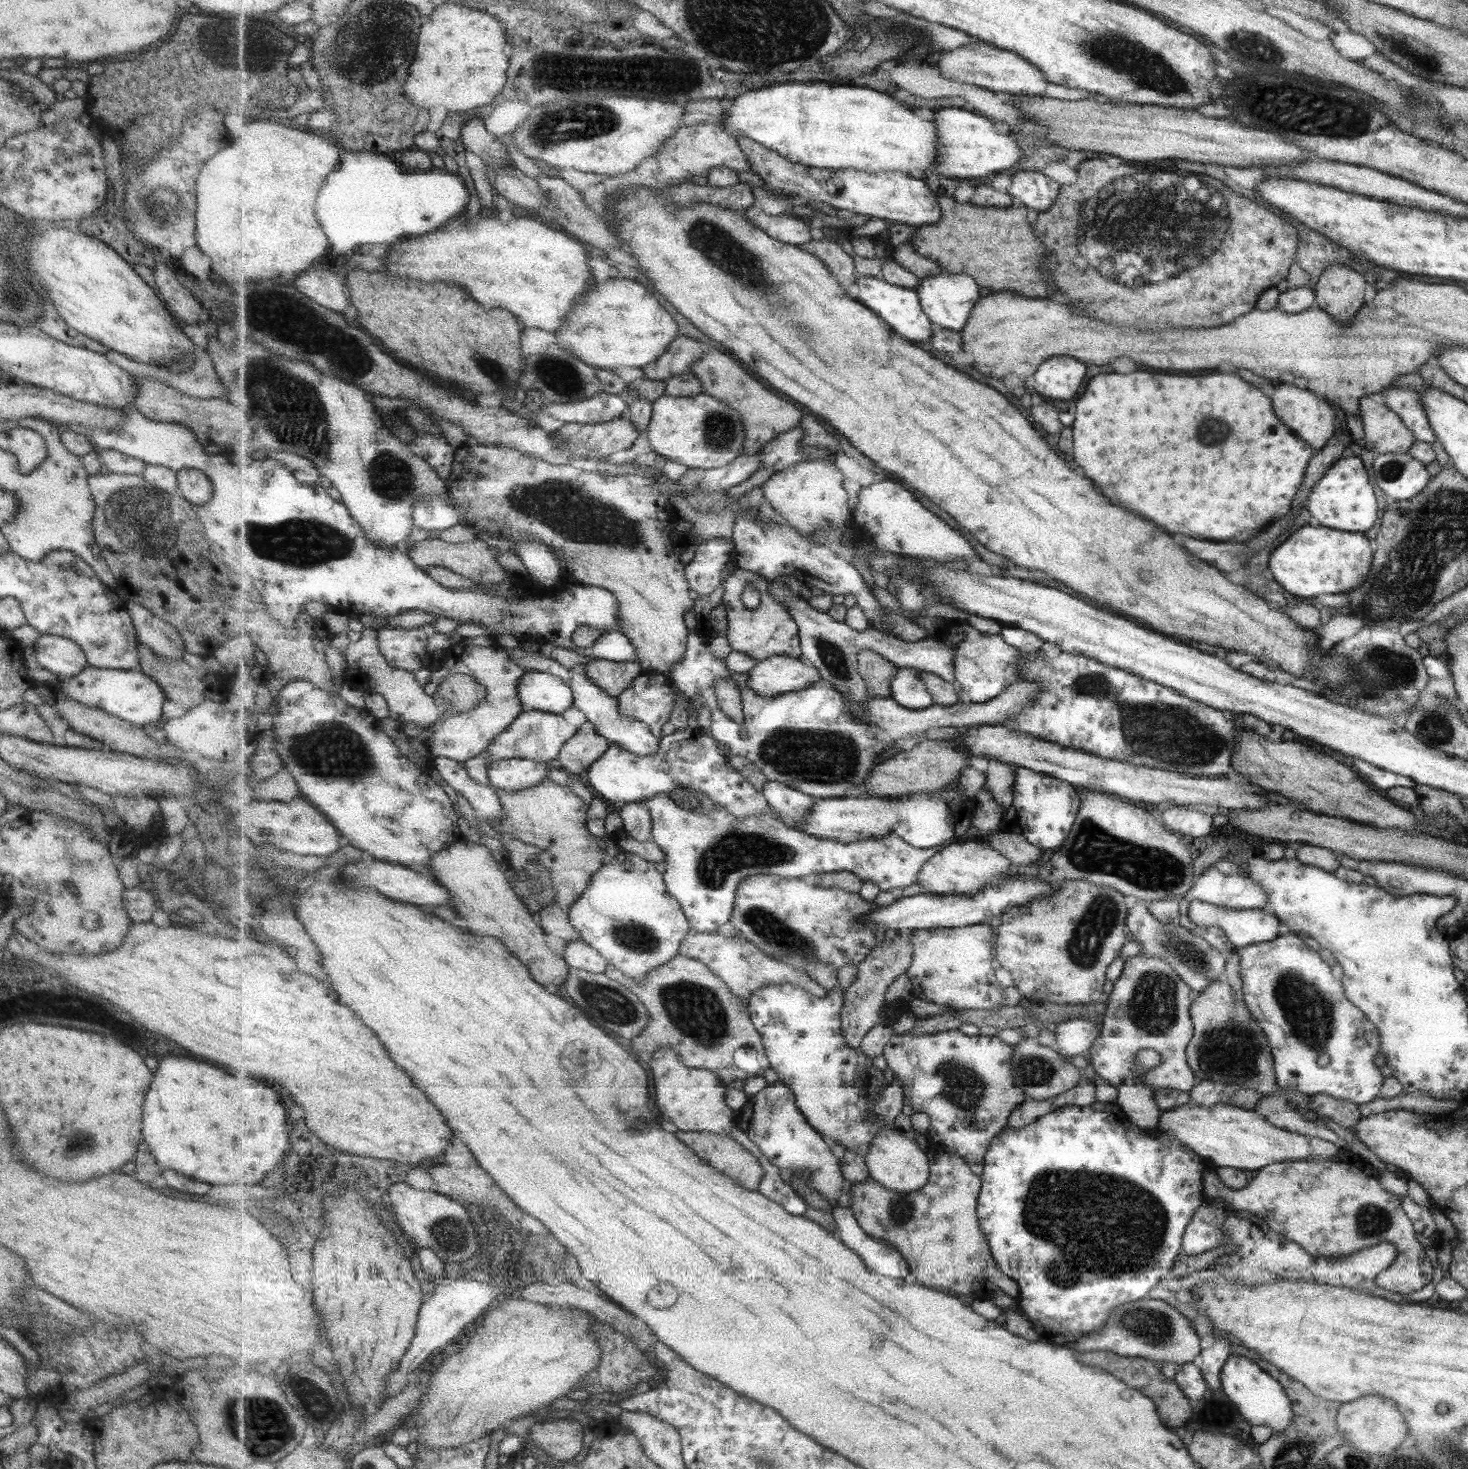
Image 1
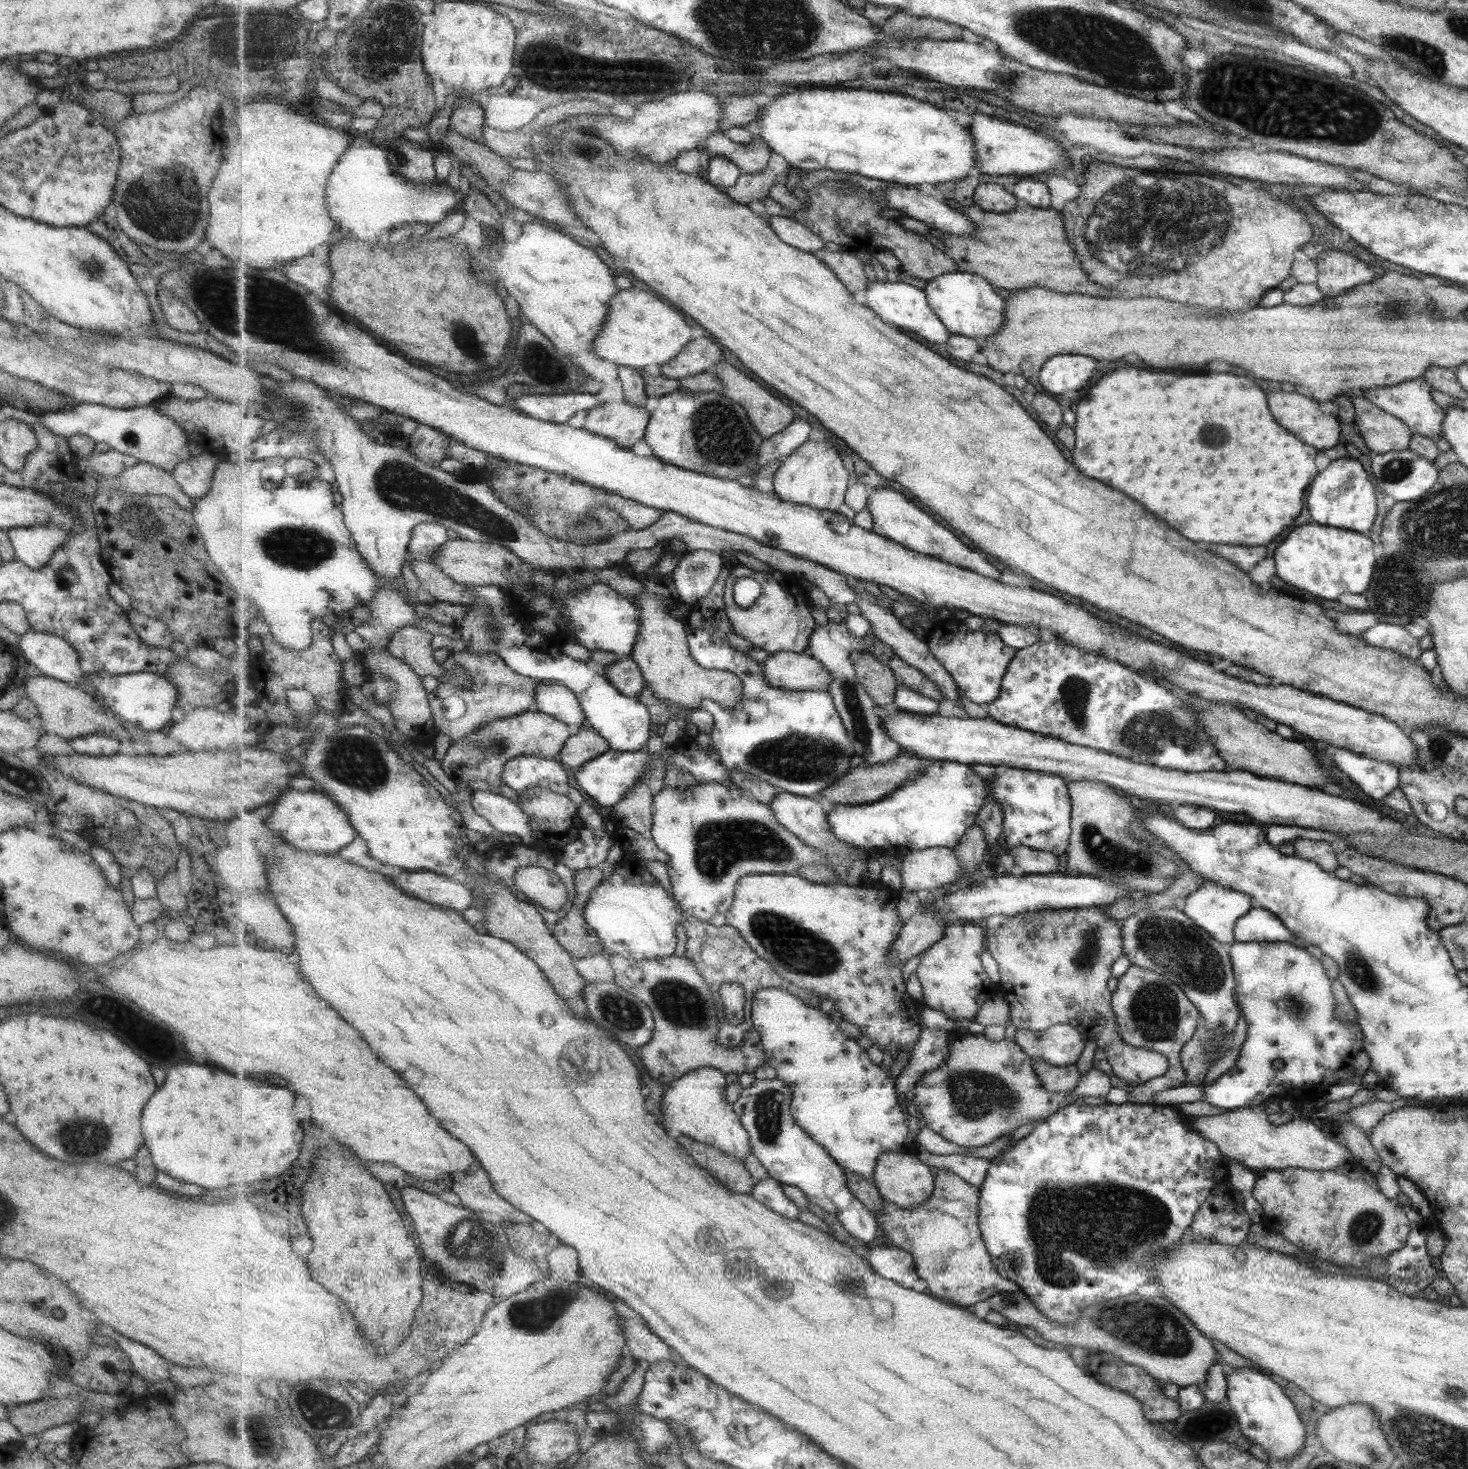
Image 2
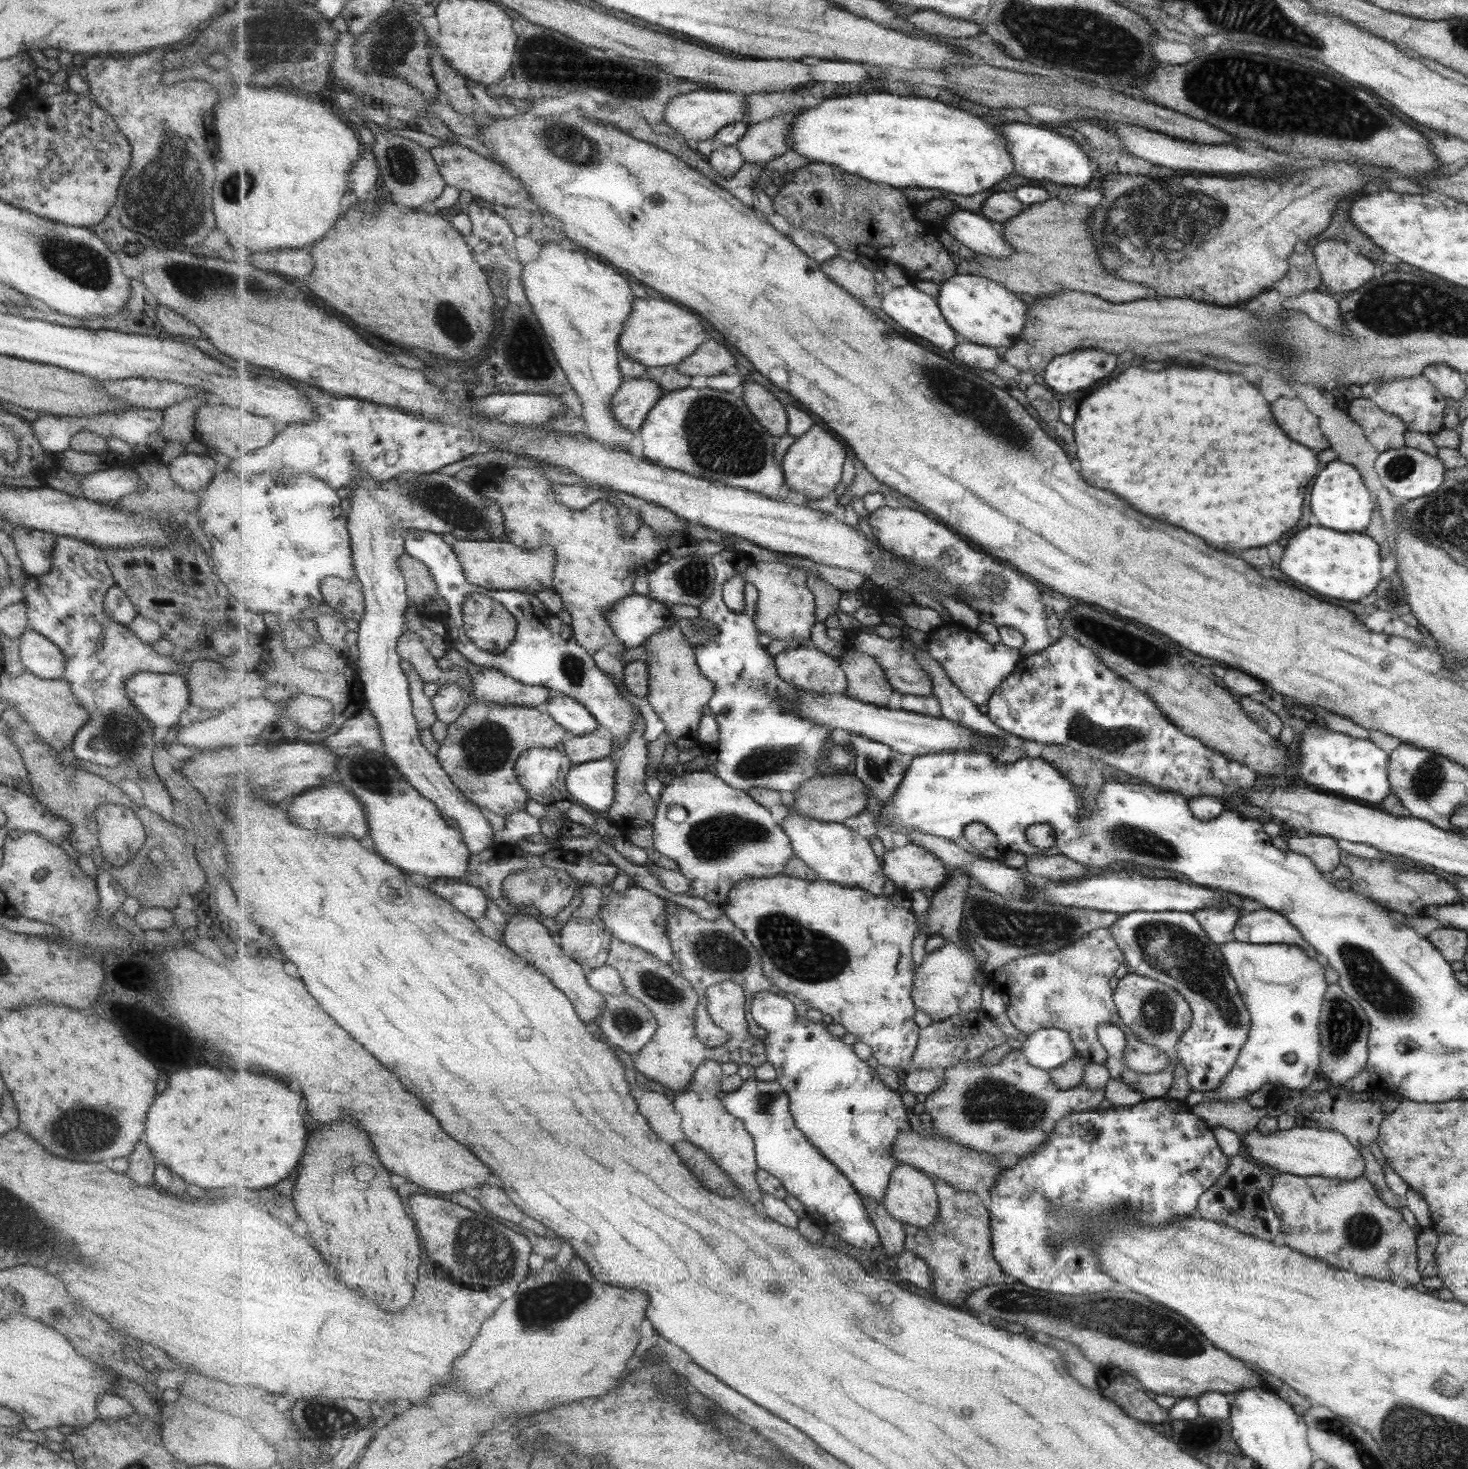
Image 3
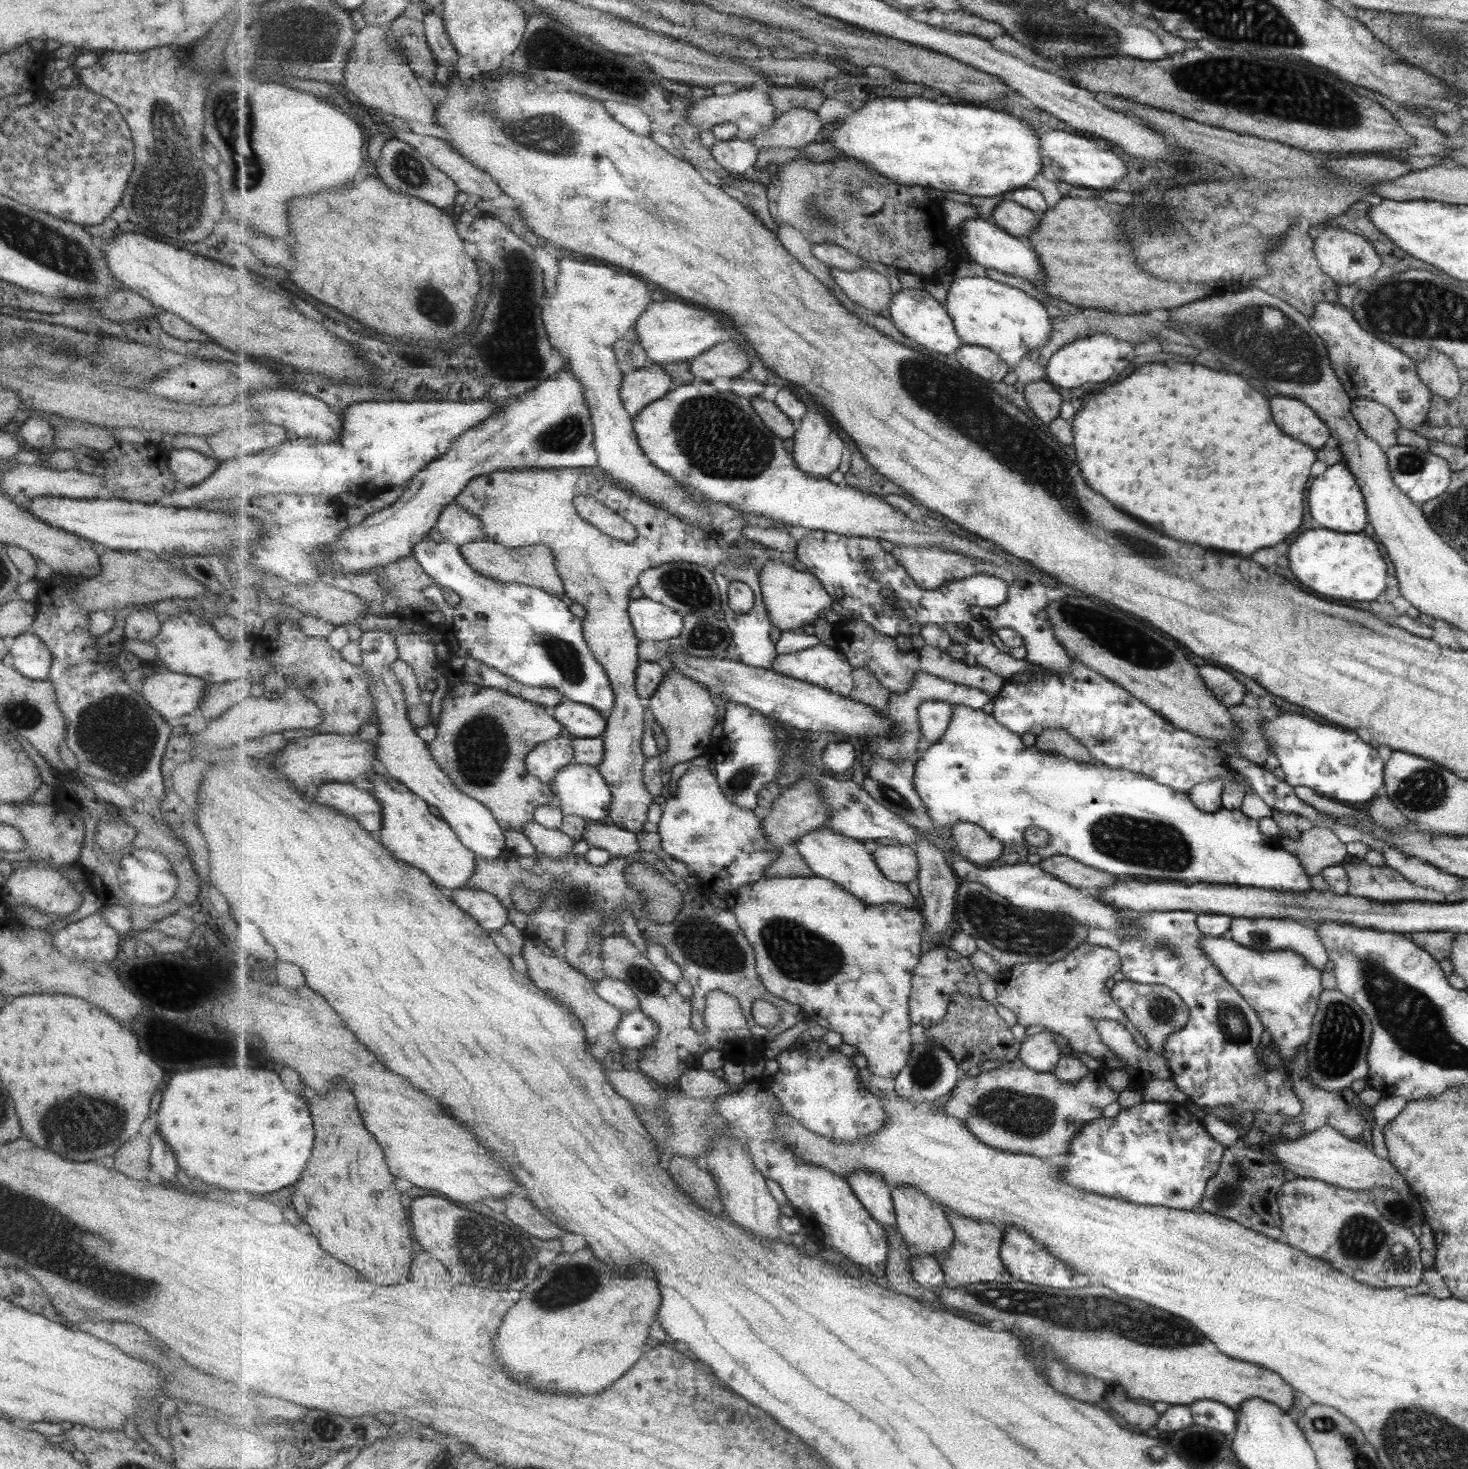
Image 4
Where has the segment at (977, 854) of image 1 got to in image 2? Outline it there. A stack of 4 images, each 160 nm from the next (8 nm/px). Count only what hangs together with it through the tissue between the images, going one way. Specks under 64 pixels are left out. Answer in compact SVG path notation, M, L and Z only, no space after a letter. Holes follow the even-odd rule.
M928 848L906 852L901 869L902 889L907 892L949 888L963 877L963 864L954 849Z

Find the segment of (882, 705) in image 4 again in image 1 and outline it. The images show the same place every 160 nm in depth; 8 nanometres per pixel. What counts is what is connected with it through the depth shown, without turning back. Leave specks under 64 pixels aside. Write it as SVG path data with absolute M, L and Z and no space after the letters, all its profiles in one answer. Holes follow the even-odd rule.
M864 650L859 656L858 668L868 684L871 696L881 698L892 696L892 682L898 671L895 663L873 650Z

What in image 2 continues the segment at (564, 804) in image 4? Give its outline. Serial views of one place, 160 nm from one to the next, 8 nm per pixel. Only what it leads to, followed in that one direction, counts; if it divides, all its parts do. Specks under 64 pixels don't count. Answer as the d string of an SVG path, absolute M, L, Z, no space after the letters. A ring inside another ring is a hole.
M609 749L606 753L586 762L581 769L575 771L575 781L595 803L600 806L615 806L620 803L640 782L646 778L652 754L647 751L621 752Z

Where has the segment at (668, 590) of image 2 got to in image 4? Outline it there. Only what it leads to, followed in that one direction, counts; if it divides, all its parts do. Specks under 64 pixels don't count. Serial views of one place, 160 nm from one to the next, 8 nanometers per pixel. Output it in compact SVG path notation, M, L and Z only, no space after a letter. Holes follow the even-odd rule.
M677 667L667 668L663 683L646 703L650 716L665 729L668 736L668 750L661 754L663 768L671 769L675 764L691 762L693 758L703 756L707 746L714 744L712 730L719 722L719 712L711 698L711 691L705 684L689 678Z

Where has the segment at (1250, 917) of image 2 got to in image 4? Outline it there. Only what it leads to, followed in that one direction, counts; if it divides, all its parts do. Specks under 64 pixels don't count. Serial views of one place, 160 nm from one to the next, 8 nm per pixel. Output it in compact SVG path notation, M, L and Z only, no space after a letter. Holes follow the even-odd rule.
M1233 917L1231 927L1231 940L1237 944L1245 945L1250 949L1262 950L1294 950L1297 954L1305 957L1309 964L1323 971L1323 966L1328 958L1323 945L1318 942L1315 930L1311 925L1303 924L1295 920L1287 920L1287 918L1239 918Z

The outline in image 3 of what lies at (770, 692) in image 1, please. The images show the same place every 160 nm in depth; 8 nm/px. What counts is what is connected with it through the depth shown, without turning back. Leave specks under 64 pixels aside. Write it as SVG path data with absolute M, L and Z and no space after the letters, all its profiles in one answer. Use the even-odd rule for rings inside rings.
M816 648L787 649L775 657L775 663L779 676L796 689L847 694L848 676L840 659Z

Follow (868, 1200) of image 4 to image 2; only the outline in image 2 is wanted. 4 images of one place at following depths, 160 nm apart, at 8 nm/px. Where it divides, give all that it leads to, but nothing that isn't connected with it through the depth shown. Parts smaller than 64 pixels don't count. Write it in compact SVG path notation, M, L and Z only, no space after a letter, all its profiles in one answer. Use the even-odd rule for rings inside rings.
M764 988L757 992L752 1005L752 1021L765 1043L767 1063L793 1089L792 1113L795 1120L817 1143L822 1144L846 1171L873 1179L877 1161L886 1152L913 1151L916 1138L907 1128L907 1103L899 1103L896 1079L876 1065L858 1040L839 1030L828 1013L807 1005L801 998L780 988Z

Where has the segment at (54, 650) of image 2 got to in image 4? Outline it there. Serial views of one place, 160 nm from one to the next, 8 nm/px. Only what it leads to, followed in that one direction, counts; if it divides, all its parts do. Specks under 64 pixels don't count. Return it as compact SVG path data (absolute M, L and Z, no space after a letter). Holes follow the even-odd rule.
M29 630L14 638L8 653L10 656L8 663L21 676L38 681L48 679L51 654L43 641Z

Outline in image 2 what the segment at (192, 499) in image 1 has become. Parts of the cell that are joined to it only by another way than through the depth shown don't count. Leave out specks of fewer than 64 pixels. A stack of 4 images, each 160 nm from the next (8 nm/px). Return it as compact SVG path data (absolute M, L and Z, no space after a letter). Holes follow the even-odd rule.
M204 451L198 456L177 464L171 474L181 492L193 500L200 499L209 490L215 465L222 459L223 457L218 453L211 455L211 452Z

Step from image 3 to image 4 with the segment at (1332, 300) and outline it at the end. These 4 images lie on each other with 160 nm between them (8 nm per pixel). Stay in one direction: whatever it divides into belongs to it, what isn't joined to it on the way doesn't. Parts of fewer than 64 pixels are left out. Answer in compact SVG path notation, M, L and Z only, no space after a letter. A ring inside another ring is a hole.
M1314 302L1312 315L1308 320L1327 347L1331 367L1350 398L1369 399L1384 405L1405 430L1415 431L1425 424L1430 410L1429 400L1433 395L1419 381L1413 360L1390 344L1365 332L1355 322L1353 315L1339 303Z

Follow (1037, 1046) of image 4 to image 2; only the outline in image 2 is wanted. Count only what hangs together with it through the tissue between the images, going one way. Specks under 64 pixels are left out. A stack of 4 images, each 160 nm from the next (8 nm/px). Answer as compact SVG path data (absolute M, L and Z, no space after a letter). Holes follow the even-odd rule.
M1056 1024L1043 1029L1039 1036L1034 1030L1015 1031L1015 1040L1030 1057L1041 1057L1057 1066L1075 1063L1085 1044L1084 1036L1077 1031L1076 1026L1068 1024Z

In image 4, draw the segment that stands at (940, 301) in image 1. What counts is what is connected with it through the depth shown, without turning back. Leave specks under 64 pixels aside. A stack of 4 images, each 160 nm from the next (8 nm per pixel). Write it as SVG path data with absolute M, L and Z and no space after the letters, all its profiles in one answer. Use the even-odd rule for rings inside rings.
M961 277L951 280L952 283L948 283L945 305L965 345L984 346L994 350L1008 362L1012 371L1021 358L1048 342L1053 324L1039 300L1019 288L988 277Z

